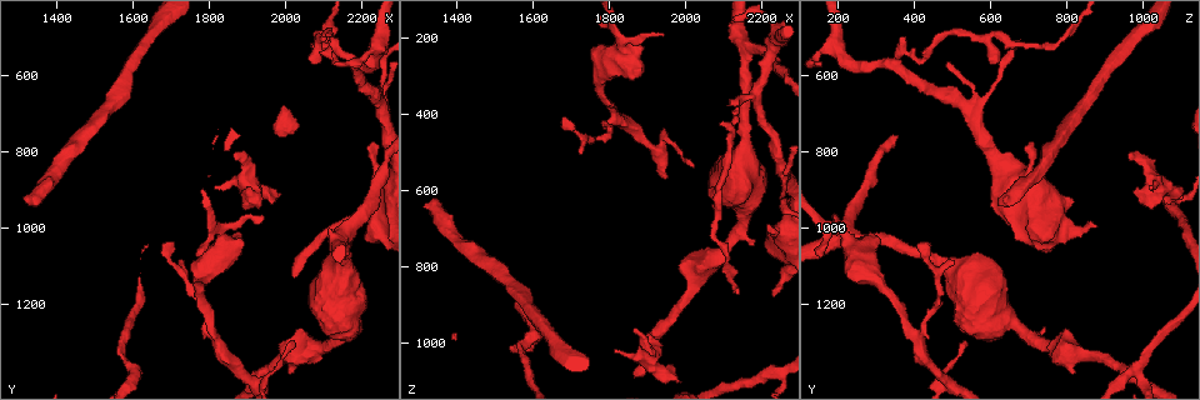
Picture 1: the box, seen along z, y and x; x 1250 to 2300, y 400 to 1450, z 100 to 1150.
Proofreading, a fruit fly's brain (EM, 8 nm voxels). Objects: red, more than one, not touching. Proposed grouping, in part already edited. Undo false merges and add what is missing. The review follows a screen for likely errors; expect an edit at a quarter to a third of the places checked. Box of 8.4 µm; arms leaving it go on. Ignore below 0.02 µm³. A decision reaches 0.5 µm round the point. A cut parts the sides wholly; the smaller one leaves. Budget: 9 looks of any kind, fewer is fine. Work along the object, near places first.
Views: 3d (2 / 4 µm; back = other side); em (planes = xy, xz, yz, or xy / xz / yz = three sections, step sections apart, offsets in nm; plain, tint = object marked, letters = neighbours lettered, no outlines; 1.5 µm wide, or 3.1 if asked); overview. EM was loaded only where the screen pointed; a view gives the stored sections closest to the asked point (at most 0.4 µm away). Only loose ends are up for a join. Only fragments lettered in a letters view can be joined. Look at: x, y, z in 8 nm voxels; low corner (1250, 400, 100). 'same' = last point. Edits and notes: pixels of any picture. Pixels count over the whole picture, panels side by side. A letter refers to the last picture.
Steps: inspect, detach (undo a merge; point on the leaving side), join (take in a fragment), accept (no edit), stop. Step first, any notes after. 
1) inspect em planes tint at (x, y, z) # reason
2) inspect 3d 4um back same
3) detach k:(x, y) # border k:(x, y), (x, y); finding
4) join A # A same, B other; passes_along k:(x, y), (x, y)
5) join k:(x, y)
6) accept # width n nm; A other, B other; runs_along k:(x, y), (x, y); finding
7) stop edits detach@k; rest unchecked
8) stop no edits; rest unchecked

inspect em xy step 4 letters at (1810, 890, 1020) # an open end

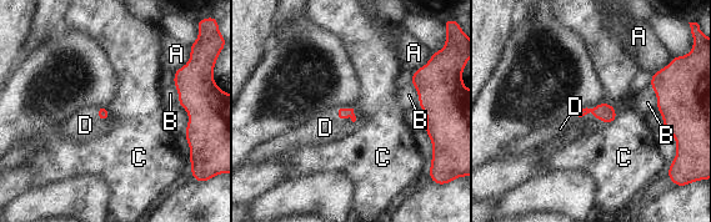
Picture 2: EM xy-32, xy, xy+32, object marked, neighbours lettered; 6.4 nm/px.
join D # A other, B other, C other, D same; passes_along 2:(343, 112), (345, 117), (325, 127); it goes on there

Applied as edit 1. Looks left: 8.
inspect 3d 4um back at (1605, 1375, 980) # branch point

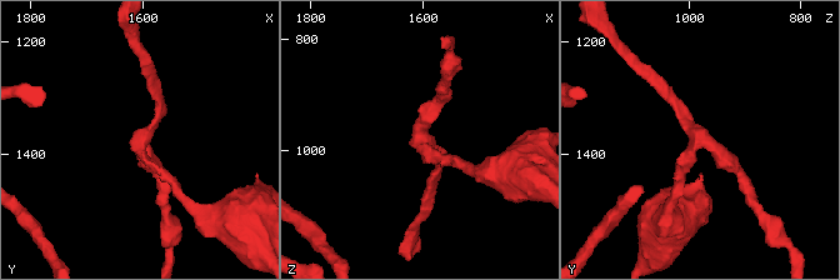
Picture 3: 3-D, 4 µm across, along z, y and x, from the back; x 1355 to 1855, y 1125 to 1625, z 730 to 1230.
inspect em xy step 4 tint at (1600, 1375, 990) # shape alone is not enough

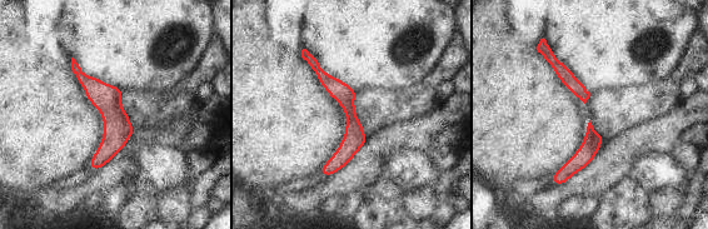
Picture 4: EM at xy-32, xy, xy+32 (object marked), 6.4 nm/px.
inspect em yz step 8 letters same # cut it another way

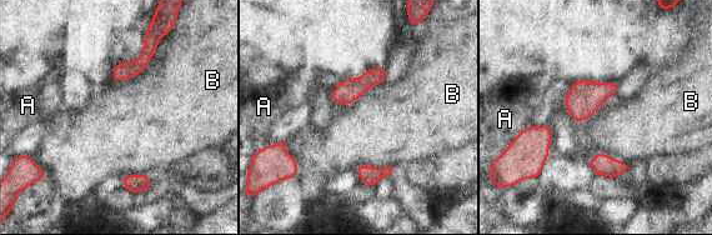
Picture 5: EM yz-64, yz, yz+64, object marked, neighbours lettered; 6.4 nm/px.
accept # A other, B other; border 5:(384, 80), (351, 104), (334, 104); one cell here

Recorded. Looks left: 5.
inspect 3d 2um at (1715, 1085, 510) # branch stops here

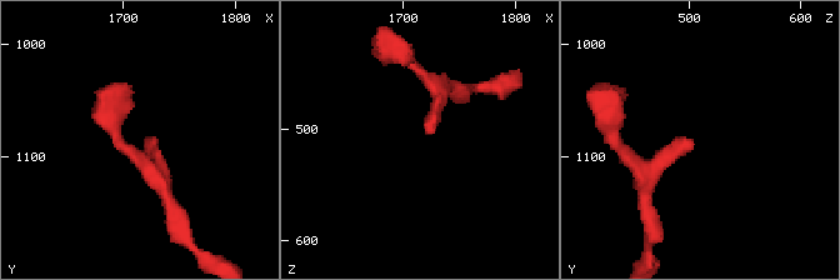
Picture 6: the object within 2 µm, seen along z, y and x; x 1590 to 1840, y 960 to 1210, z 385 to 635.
inspect em planes letters at (1722, 1086, 504)

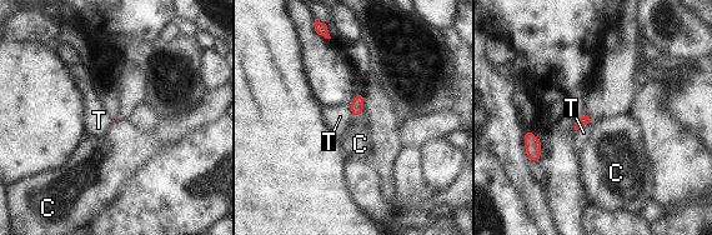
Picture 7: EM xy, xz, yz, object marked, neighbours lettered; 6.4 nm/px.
accept # longest_contact T 150 nm; C other, T other; none of them fits

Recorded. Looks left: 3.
inspect em xz step 4 letters at (2190, 565, 355) # three-way junction

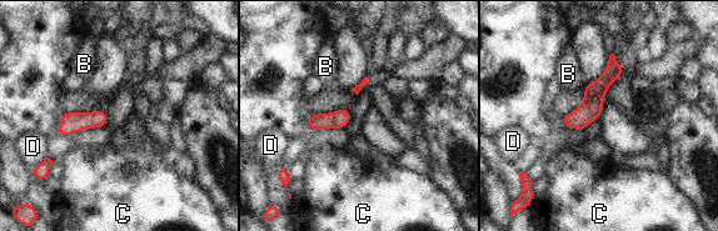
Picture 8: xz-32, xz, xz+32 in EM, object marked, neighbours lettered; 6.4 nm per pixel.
inspect em planes letters same # another direction

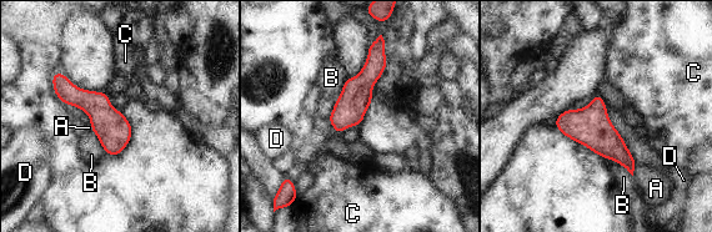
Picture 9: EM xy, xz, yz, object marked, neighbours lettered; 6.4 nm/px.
accept # A other, B other, C other, D other; runs_along 9:(56, 81), (113, 129), (116, 151); one cell here

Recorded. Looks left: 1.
stop edits join@2; rest unchecked

